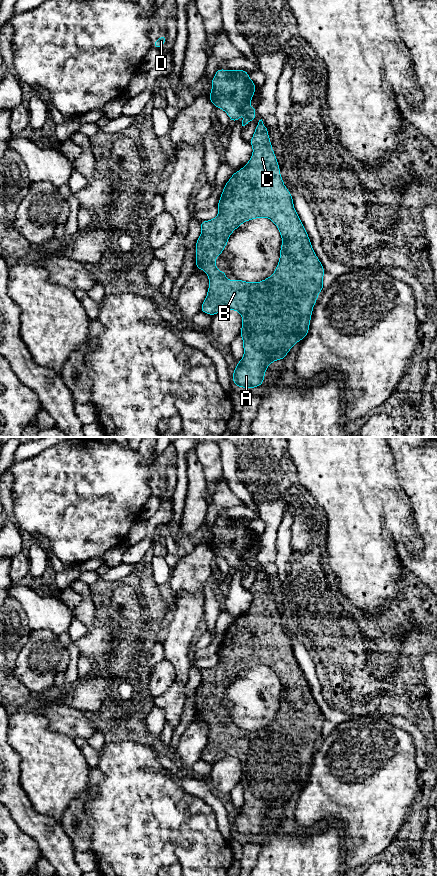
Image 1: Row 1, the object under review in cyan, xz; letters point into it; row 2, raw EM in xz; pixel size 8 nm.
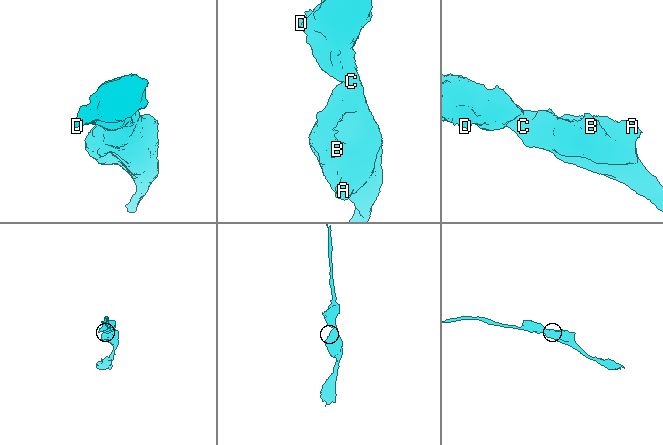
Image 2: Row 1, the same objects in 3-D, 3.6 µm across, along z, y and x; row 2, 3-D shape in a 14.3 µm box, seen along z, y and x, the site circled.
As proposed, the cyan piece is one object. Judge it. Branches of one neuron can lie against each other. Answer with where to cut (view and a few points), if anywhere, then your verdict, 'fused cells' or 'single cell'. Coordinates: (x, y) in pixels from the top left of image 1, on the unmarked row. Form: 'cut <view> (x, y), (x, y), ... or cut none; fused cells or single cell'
cut none; single cell

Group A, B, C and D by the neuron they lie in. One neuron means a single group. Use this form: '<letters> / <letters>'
A B C D

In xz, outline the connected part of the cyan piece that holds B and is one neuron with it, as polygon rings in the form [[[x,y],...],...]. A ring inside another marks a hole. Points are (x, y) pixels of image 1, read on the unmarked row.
[[[262,567],[257,571],[250,592],[253,596],[251,607],[239,619],[234,620],[227,629],[218,650],[218,663],[207,669],[201,669],[202,680],[196,689],[196,714],[203,718],[210,730],[207,744],[201,753],[201,760],[214,764],[226,758],[234,758],[242,763],[240,784],[243,788],[244,803],[237,811],[232,822],[233,831],[237,835],[246,837],[256,836],[264,830],[268,814],[277,808],[283,808],[290,797],[300,788],[304,788],[309,780],[309,773],[319,741],[324,736],[323,724],[325,718],[316,704],[310,686],[294,656],[291,640],[284,633],[280,623],[280,615],[268,583],[268,576]],[[256,666],[269,666],[279,677],[282,693],[278,713],[274,721],[260,730],[246,730],[244,728],[227,728],[225,719],[218,719],[215,708],[222,702],[228,692],[230,683],[242,671]]]

